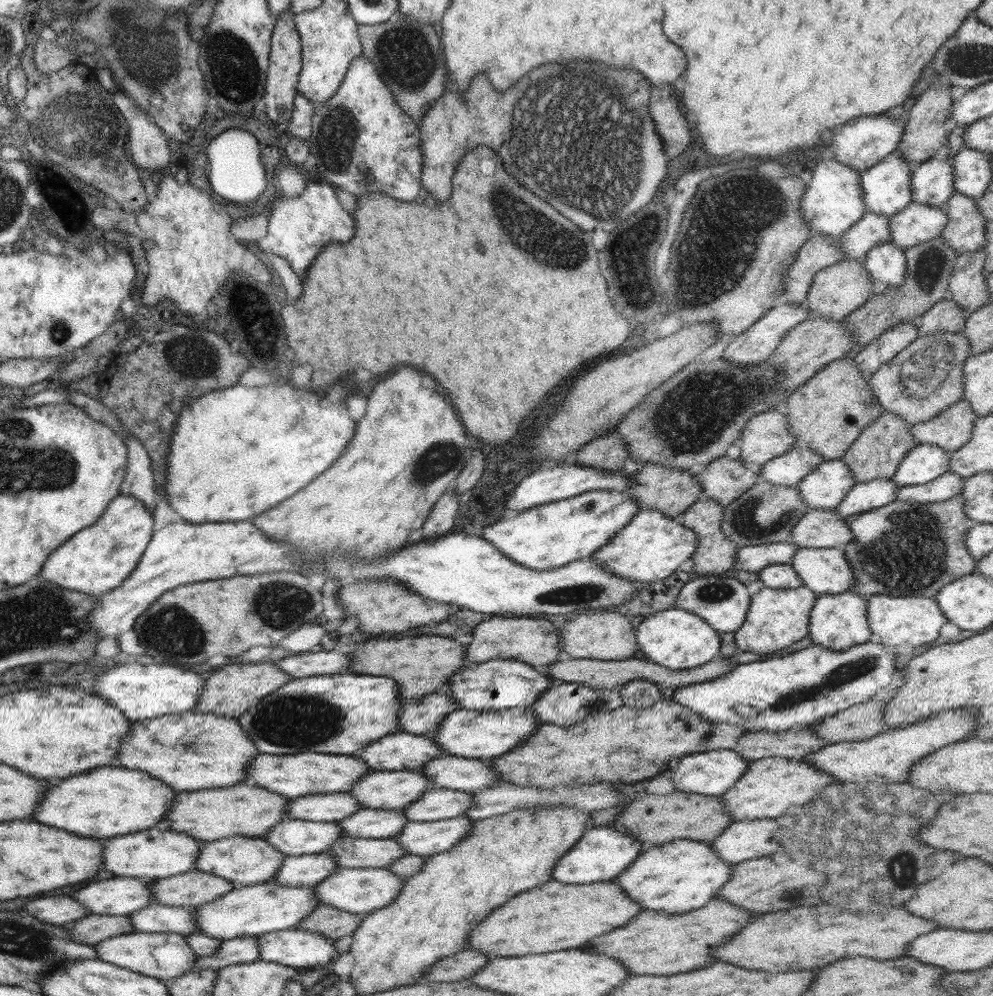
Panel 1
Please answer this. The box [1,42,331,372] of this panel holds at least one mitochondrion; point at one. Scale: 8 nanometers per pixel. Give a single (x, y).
(76, 125)

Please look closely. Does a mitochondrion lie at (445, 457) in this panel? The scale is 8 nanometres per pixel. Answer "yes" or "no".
yes

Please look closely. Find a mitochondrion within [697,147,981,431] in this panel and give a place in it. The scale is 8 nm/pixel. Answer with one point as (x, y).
(913, 375)

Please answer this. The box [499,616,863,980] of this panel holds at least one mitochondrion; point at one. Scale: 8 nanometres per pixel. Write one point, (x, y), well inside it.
(798, 694)

